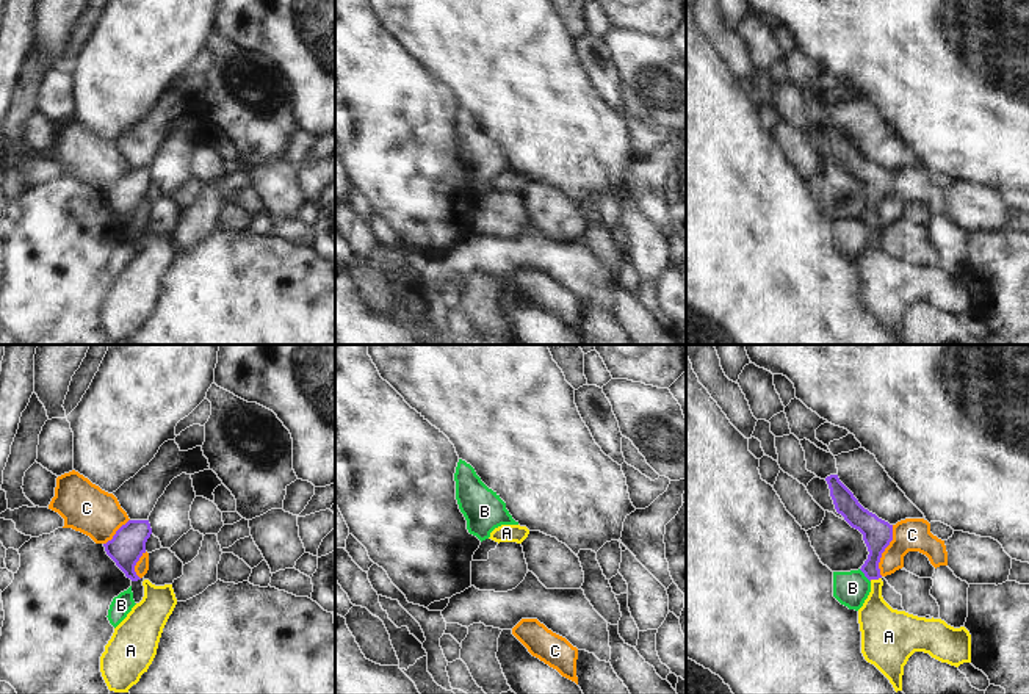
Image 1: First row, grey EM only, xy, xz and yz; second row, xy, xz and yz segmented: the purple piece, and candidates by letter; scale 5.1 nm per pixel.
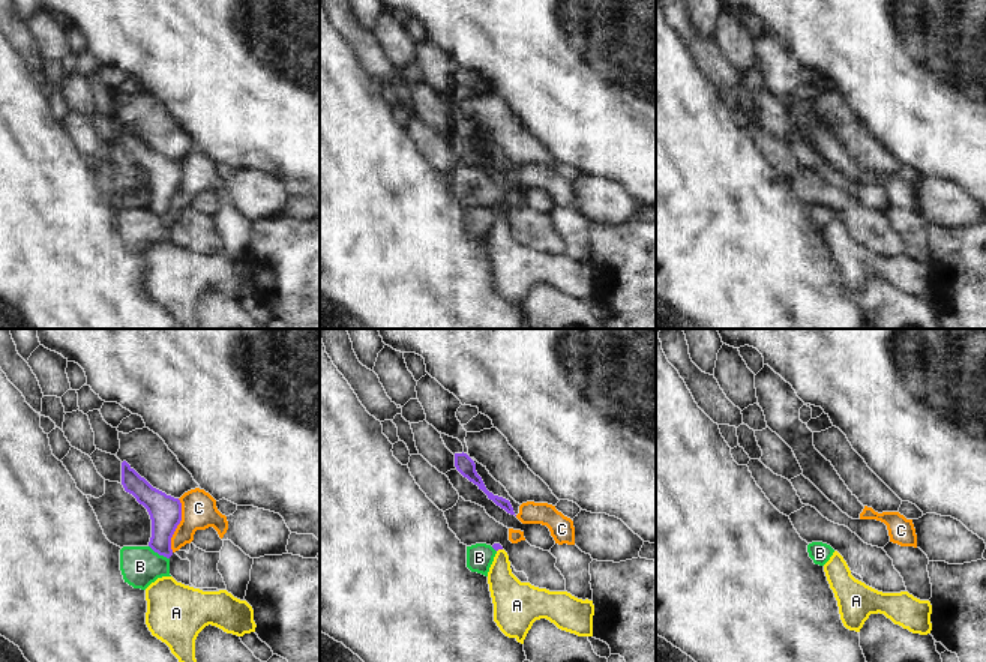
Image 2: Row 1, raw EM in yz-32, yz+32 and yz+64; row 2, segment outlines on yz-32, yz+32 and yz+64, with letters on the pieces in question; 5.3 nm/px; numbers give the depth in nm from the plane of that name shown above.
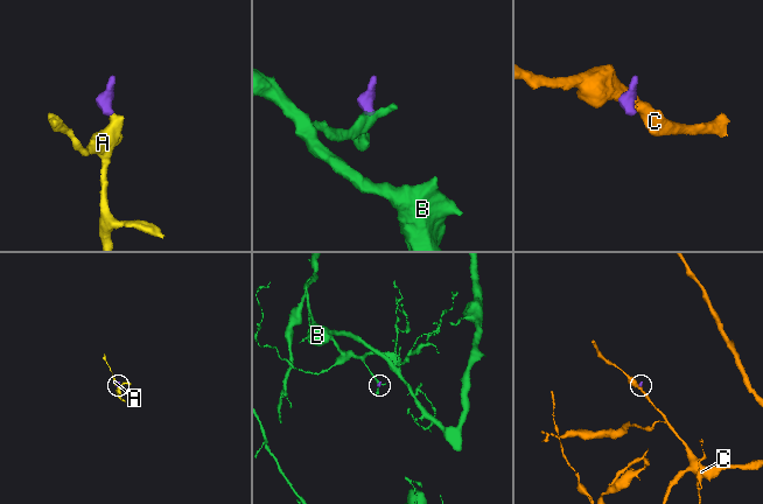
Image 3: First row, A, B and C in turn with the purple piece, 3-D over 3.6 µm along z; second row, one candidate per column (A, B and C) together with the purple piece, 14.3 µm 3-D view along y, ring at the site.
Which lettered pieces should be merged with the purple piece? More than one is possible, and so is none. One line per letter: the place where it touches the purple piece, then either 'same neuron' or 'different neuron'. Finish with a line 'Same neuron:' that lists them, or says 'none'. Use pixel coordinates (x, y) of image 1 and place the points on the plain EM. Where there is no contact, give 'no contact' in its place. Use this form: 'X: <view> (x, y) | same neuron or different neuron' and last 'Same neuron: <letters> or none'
A: yz (874, 227) | same neuron
B: yz (865, 224) | different neuron
C: yz (884, 199) | different neuron
Same neuron: A

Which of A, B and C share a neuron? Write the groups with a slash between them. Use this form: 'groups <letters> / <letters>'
groups A / B / C

